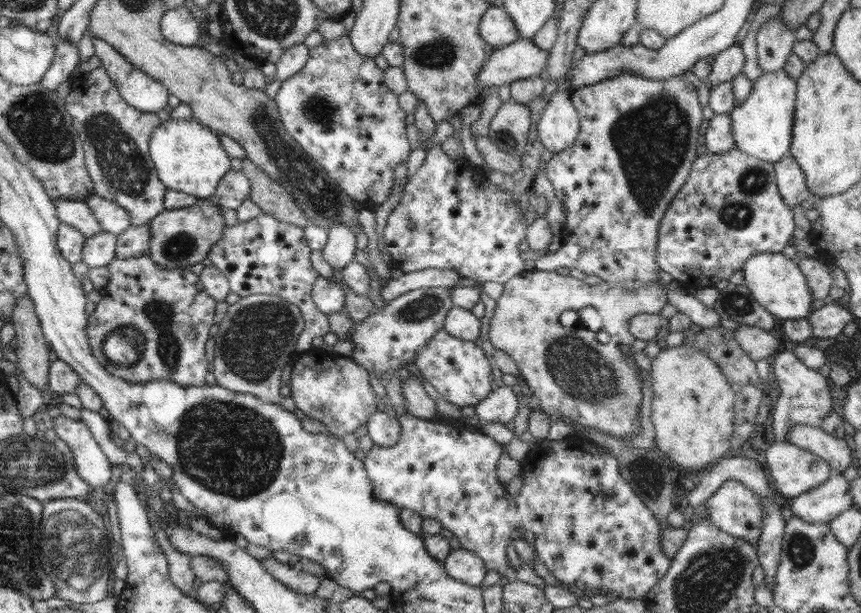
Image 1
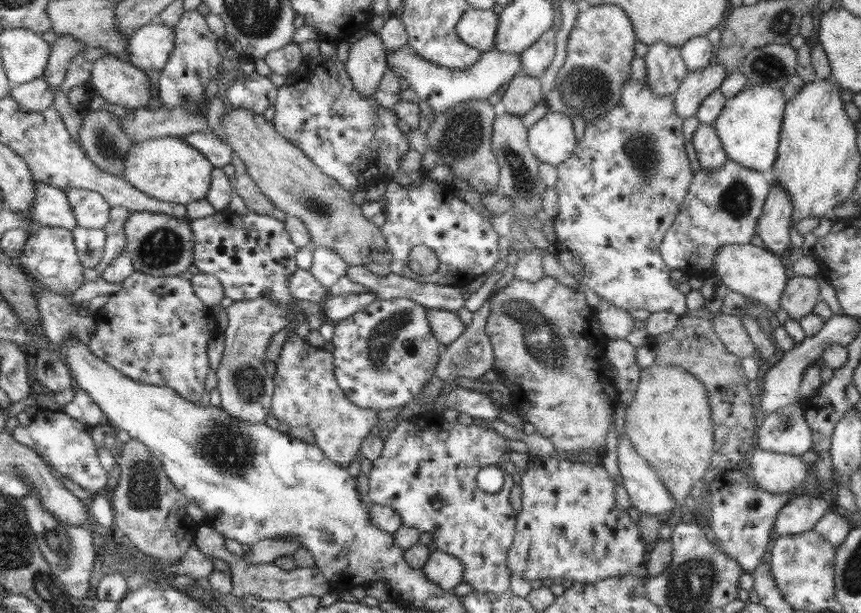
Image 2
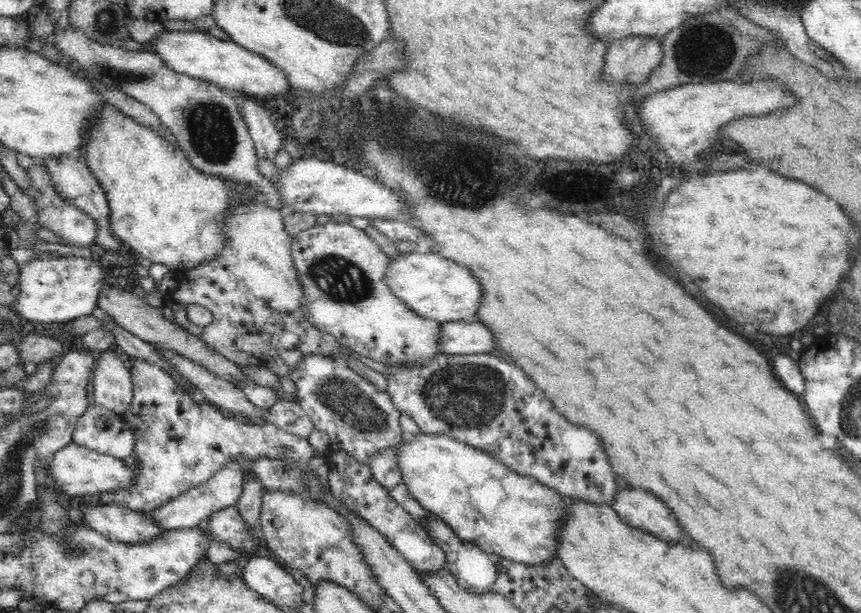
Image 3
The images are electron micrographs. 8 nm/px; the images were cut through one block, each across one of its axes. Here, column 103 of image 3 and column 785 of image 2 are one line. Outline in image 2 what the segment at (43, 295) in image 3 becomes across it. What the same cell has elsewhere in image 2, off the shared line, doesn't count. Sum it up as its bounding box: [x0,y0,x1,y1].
[711,244,789,315]

